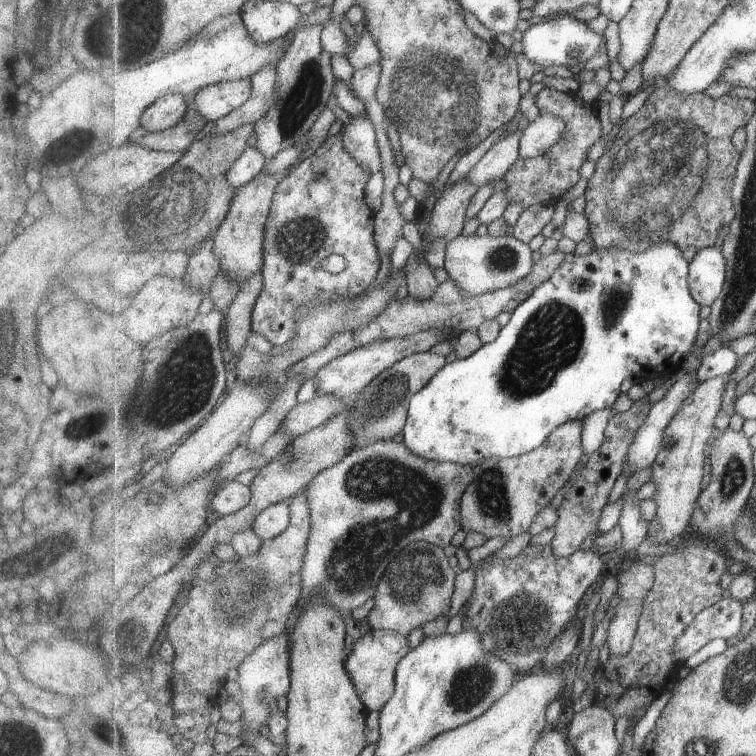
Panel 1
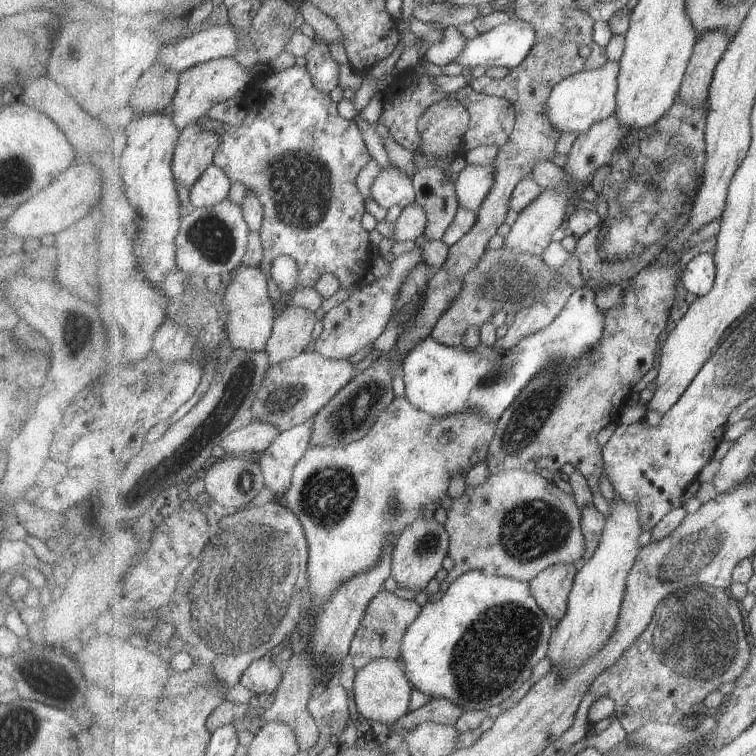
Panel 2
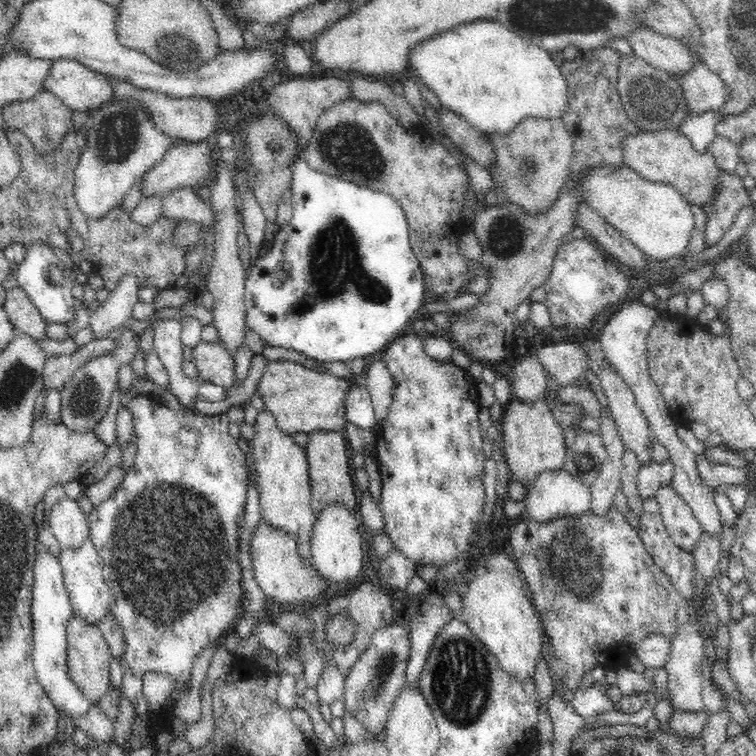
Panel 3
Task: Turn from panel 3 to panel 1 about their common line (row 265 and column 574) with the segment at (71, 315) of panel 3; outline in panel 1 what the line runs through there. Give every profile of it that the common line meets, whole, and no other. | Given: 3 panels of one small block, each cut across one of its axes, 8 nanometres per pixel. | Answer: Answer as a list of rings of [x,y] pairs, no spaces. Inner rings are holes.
[[[572,14],[560,18],[555,17],[546,22],[534,20],[533,24],[523,33],[521,44],[526,58],[539,66],[562,65],[567,69],[578,64],[585,64],[591,60],[595,52],[603,44],[603,34],[597,34],[587,26],[587,22],[575,19]]]

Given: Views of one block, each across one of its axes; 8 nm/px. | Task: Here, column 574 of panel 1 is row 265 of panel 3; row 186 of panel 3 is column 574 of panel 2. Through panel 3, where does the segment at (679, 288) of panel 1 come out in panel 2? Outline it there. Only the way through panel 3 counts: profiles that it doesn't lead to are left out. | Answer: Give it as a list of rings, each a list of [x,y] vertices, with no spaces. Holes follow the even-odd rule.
[[[585,286],[576,289],[561,314],[549,326],[526,336],[513,348],[501,350],[497,347],[468,349],[463,344],[454,347],[441,344],[433,336],[429,336],[416,345],[401,364],[400,373],[405,384],[404,394],[413,406],[436,417],[446,417],[472,410],[476,413],[484,413],[489,421],[498,422],[511,404],[520,398],[519,394],[523,392],[527,384],[535,376],[539,376],[543,370],[547,370],[553,362],[573,366],[575,360],[579,360],[581,356],[585,356],[598,347],[604,337],[605,325],[604,311],[599,310],[599,306],[595,304],[595,289]]]

